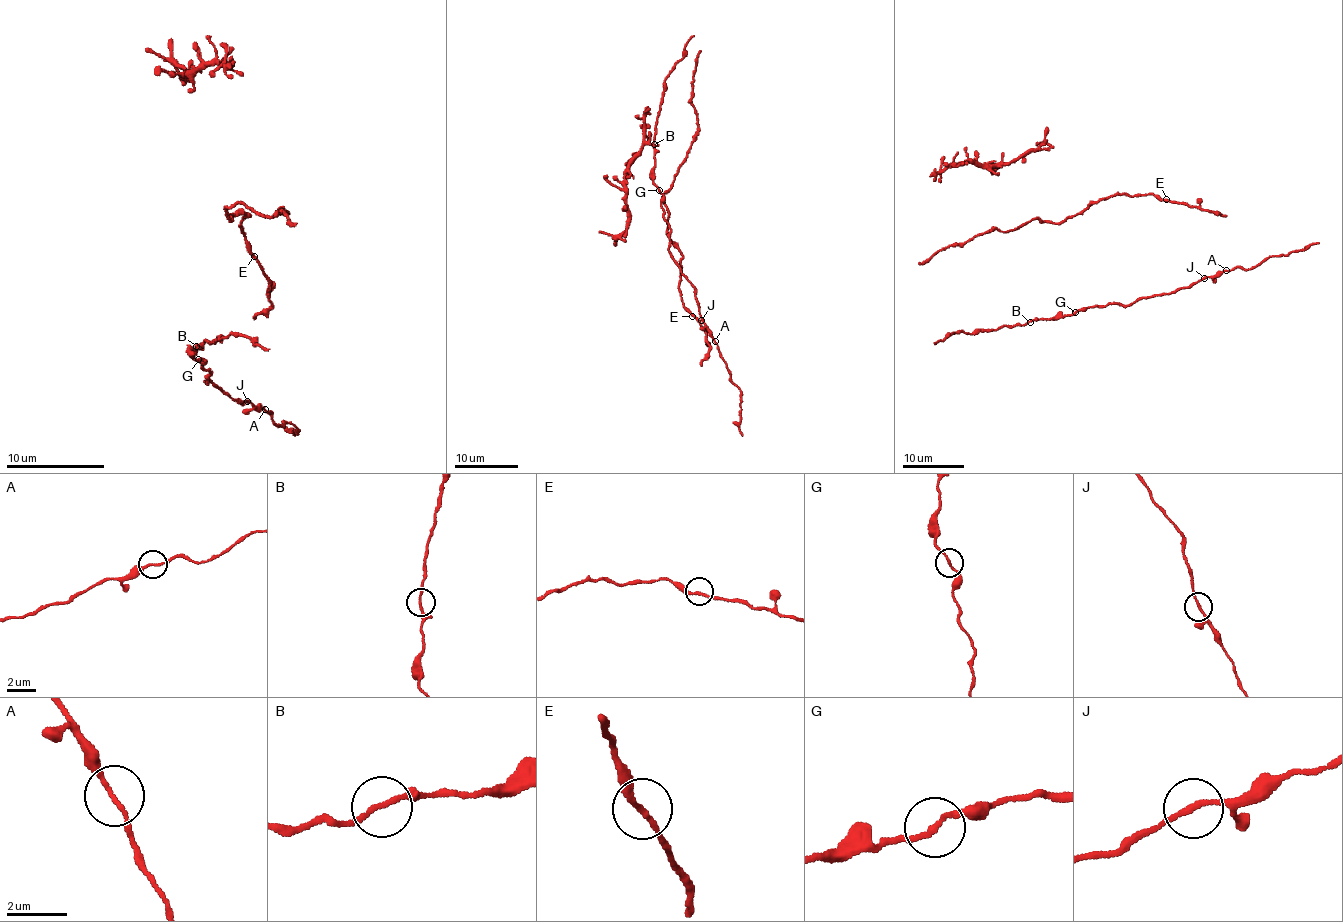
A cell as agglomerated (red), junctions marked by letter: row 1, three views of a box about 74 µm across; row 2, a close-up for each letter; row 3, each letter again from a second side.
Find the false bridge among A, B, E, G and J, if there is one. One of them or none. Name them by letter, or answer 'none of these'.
A

